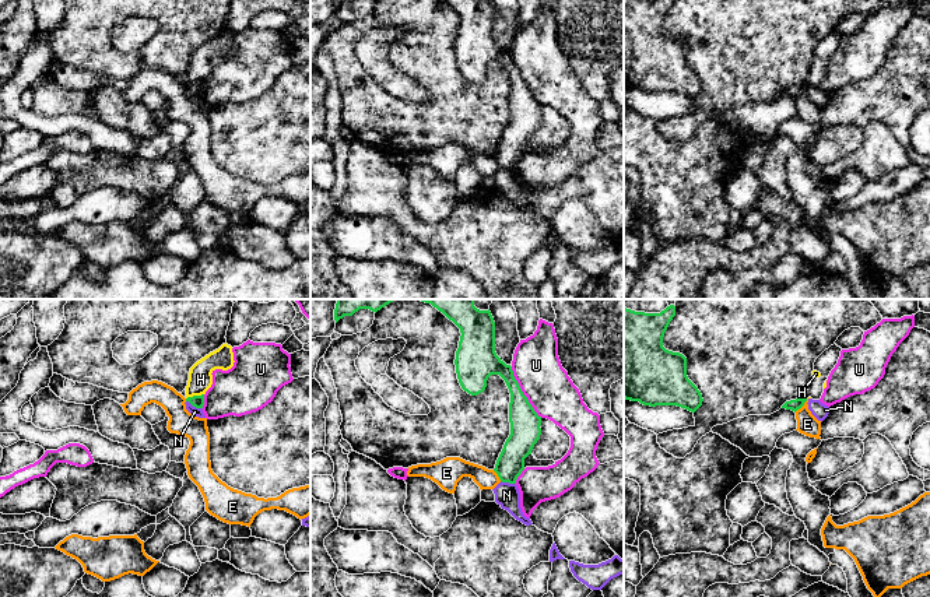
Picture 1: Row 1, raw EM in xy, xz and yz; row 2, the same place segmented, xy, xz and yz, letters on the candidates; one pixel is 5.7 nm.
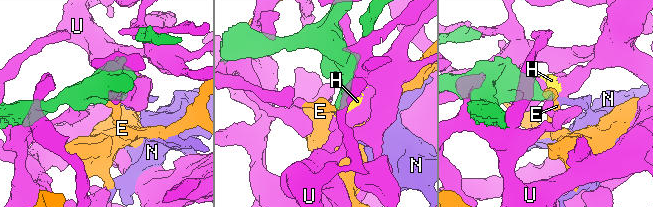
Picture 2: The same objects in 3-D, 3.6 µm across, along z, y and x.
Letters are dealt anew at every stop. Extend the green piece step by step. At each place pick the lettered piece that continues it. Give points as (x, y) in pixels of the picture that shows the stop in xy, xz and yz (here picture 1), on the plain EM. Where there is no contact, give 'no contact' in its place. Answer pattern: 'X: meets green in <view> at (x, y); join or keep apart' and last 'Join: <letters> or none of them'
E: meets green in yz at (802, 92); keep apart
H: meets green in xy at (195, 83); keep apart
N: meets green in xy at (195, 92); keep apart
U: meets green in xz at (522, 80); keep apart
Join: none of them

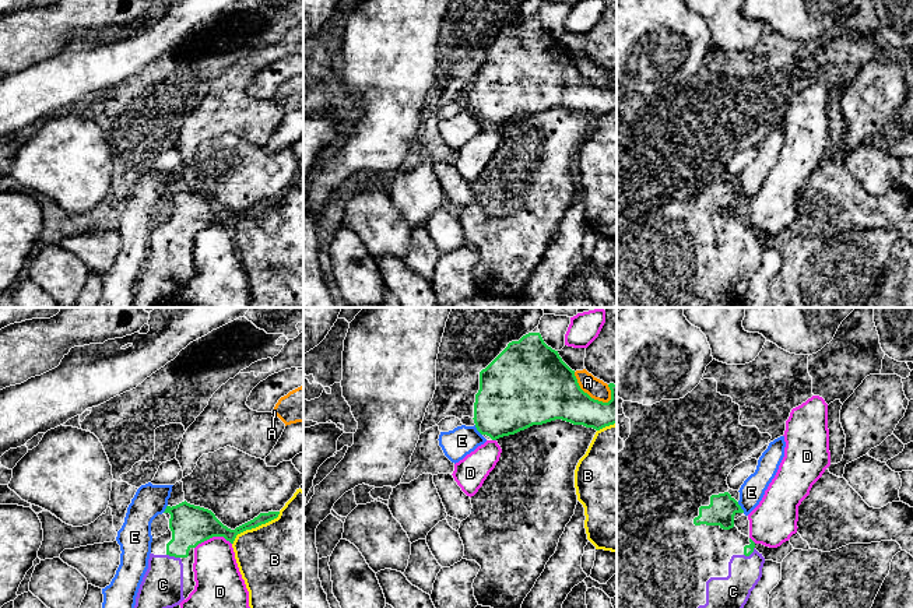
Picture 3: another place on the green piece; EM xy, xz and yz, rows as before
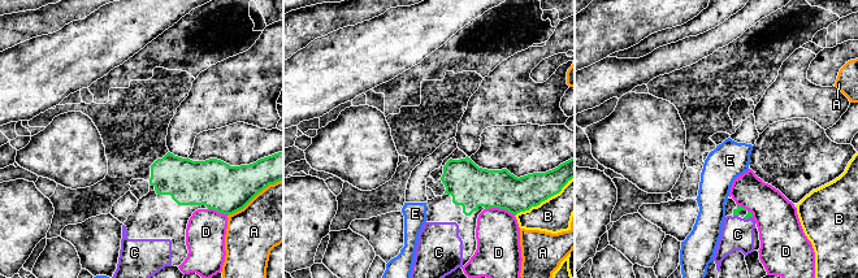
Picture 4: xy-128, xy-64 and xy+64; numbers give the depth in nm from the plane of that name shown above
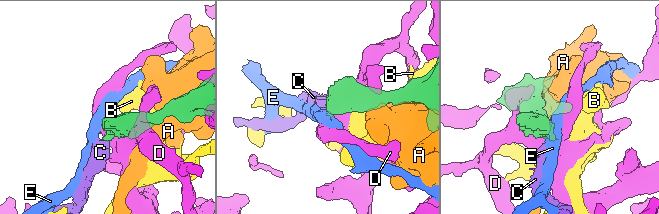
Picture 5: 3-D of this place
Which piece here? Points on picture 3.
A: meets green in xz at (587, 81); keep apart
B: meets green in xy at (255, 214); keep apart
C: meets green in xy at (174, 242); join
D: meets green in xy at (213, 222); keep apart
E: meets green in yz at (740, 194); keep apart
Join: C

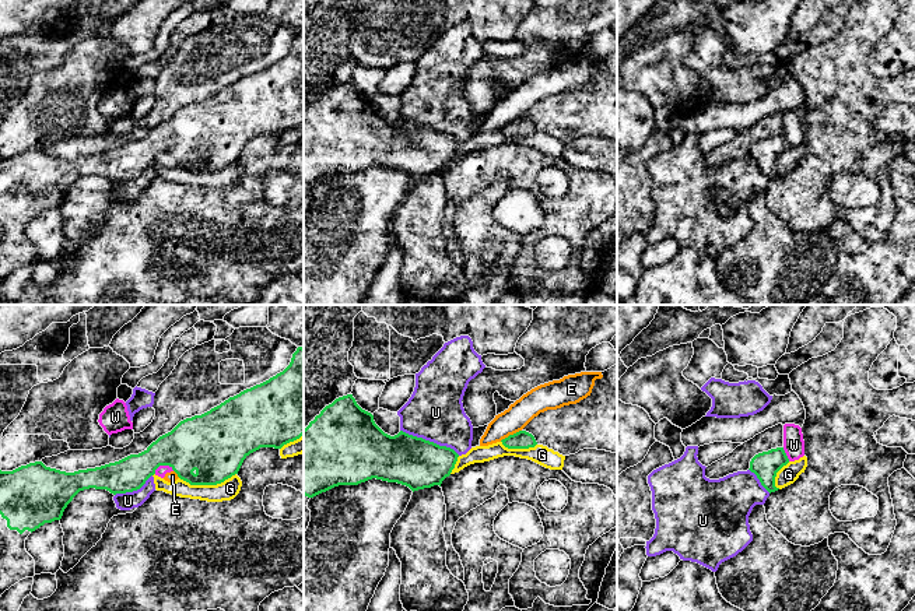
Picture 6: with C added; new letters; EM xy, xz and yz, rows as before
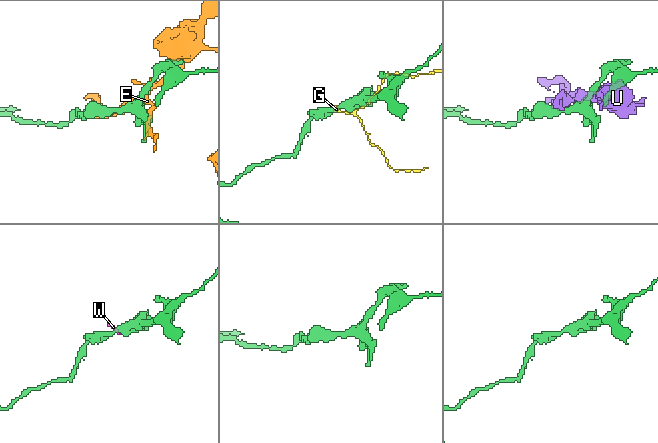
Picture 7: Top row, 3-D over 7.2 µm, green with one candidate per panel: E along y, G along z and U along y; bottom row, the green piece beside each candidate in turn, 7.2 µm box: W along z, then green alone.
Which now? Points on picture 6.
E: meets green in xz at (509, 122); keep apart
G: meets green in xy at (207, 171); keep apart
U: meets green in xz at (428, 127); keep apart
W: meets green in xy at (162, 151); keep apart
Join: none of them

